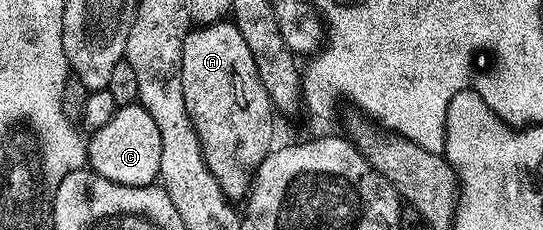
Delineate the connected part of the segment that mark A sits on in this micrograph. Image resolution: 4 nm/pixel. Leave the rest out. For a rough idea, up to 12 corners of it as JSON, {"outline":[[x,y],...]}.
{"outline":[[235,23],[182,43],[206,167],[243,202],[274,110]]}

